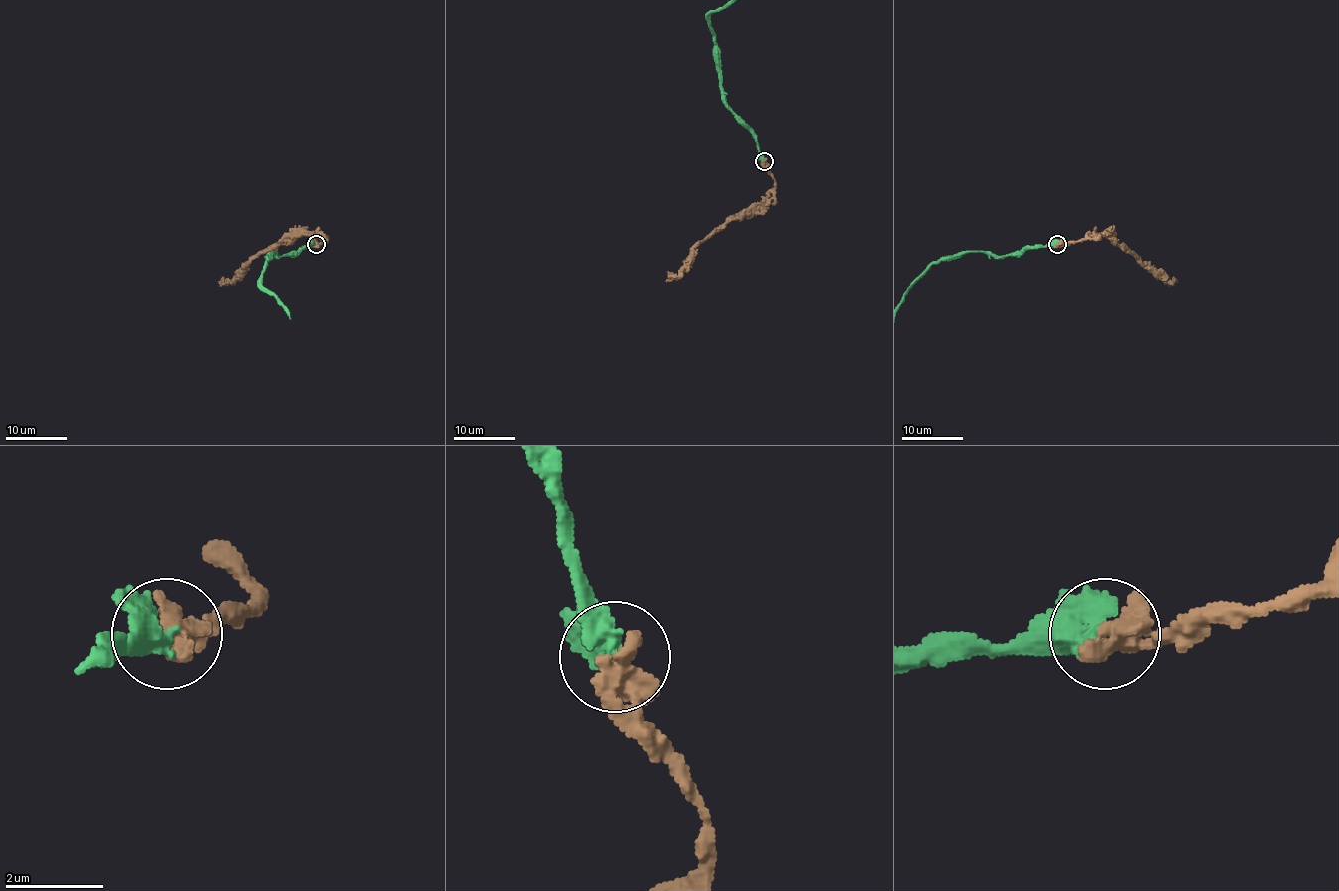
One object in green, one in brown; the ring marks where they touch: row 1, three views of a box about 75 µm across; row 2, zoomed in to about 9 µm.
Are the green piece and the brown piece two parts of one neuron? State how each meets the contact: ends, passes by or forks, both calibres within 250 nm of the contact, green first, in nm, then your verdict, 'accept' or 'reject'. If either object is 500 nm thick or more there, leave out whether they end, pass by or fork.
calibres 440 and 500 nm; accept

